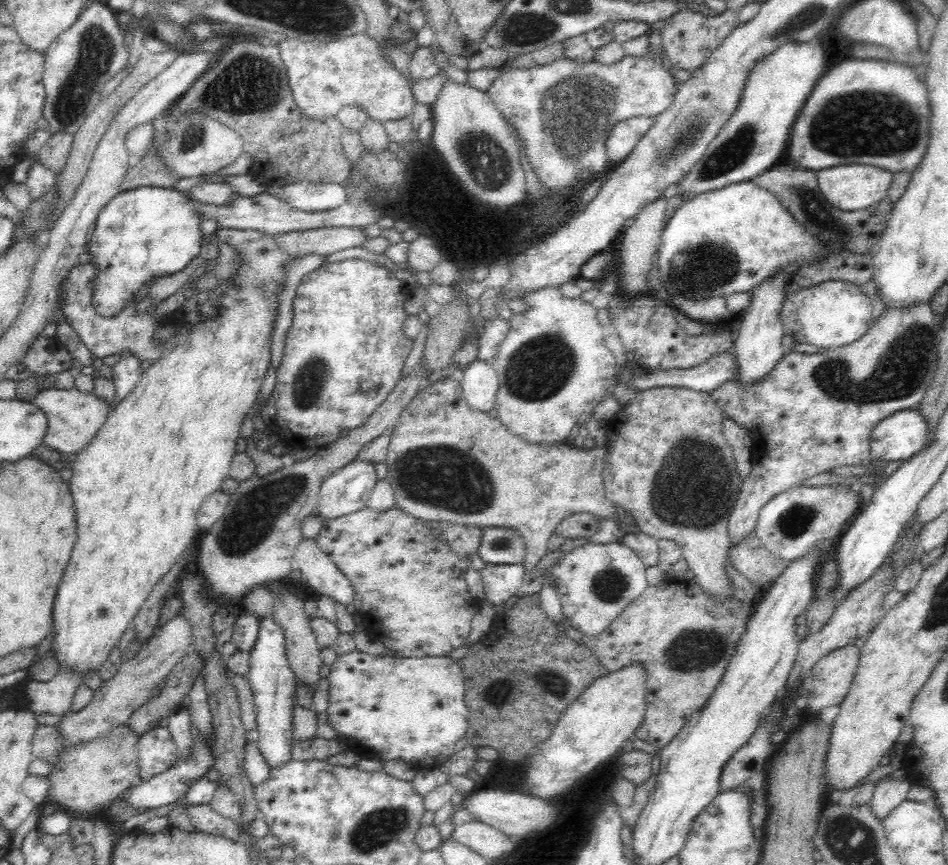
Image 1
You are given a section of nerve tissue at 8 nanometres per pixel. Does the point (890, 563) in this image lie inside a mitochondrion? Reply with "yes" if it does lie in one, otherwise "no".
no

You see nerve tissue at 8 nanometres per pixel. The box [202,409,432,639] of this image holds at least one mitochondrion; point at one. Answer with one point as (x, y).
(251, 519)

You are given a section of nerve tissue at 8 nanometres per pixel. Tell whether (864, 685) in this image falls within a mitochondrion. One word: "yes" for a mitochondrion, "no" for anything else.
no

